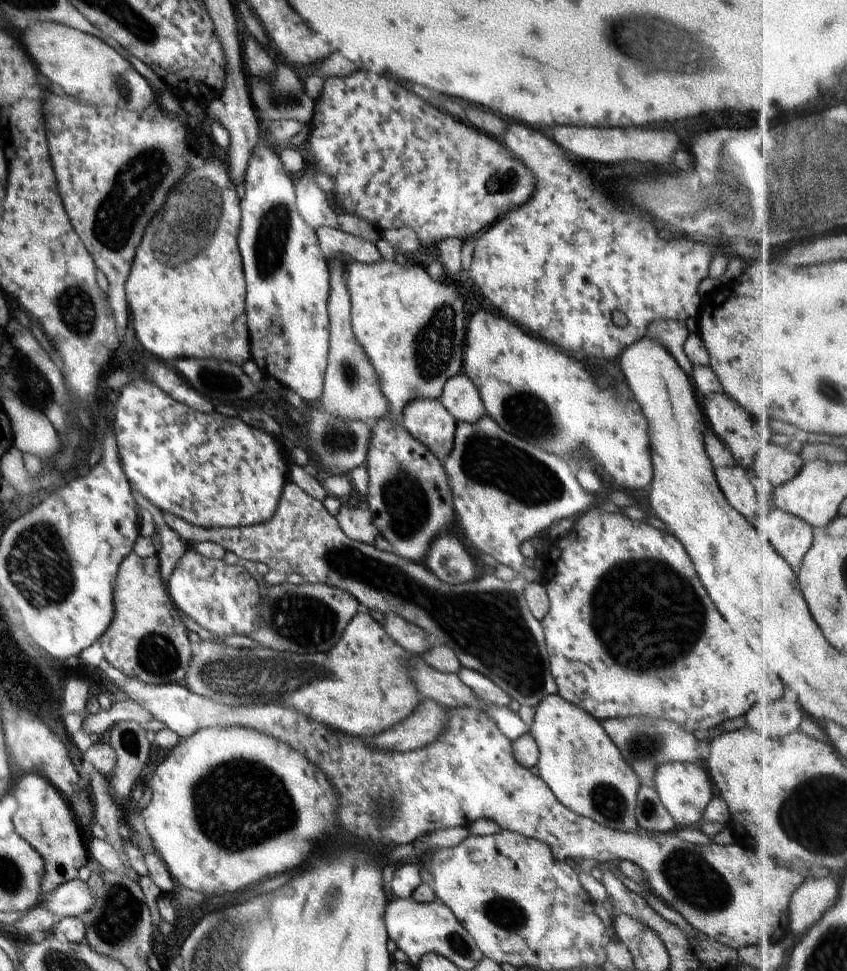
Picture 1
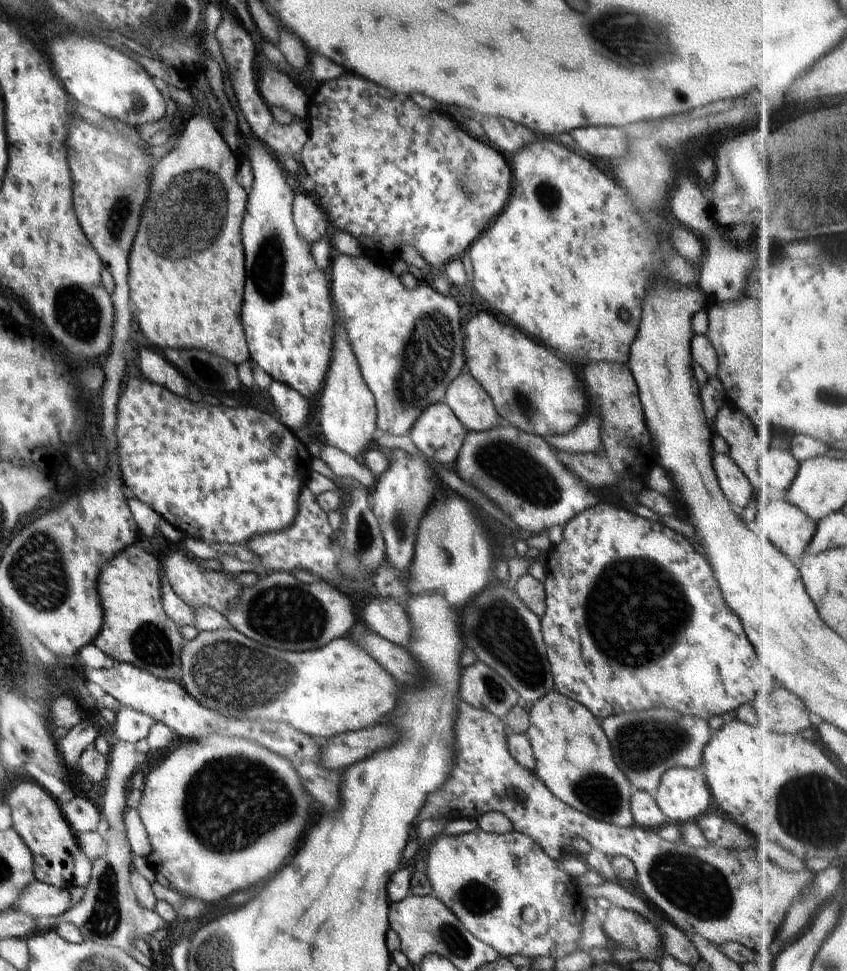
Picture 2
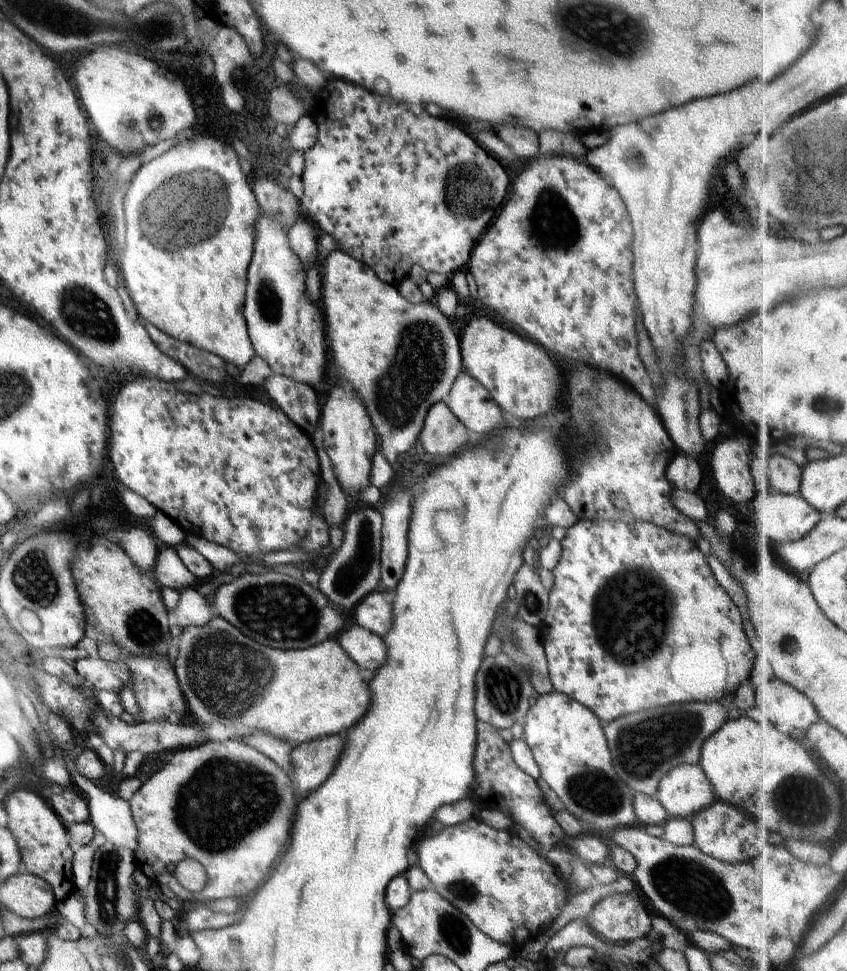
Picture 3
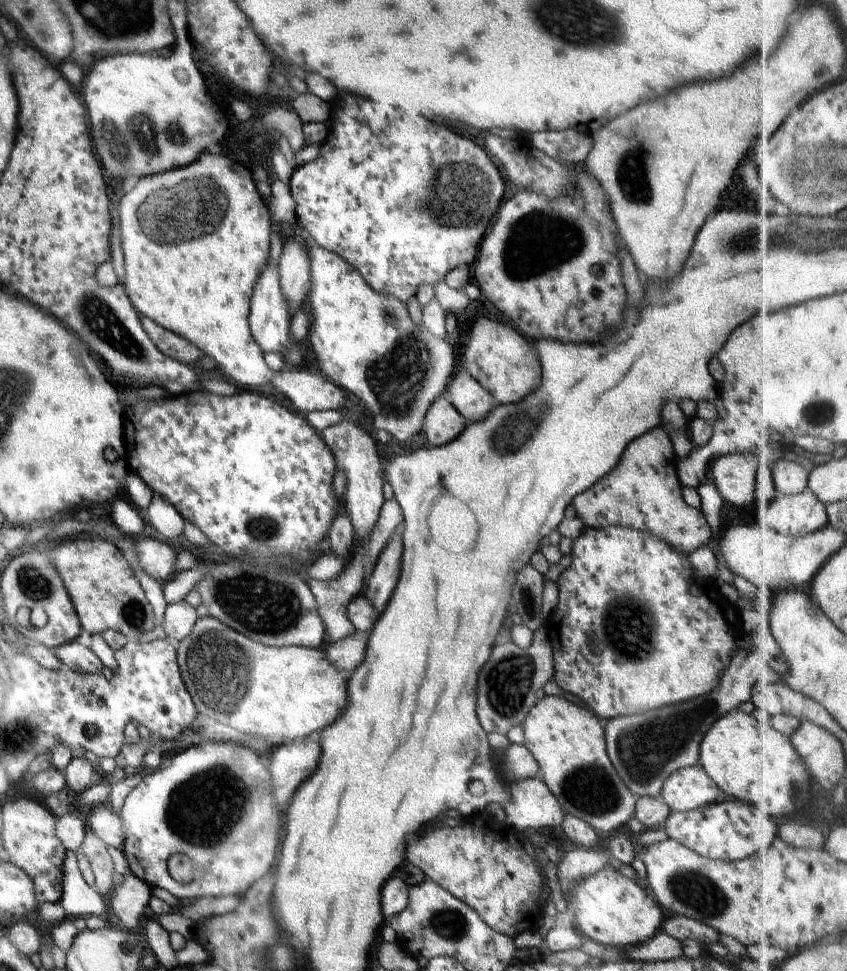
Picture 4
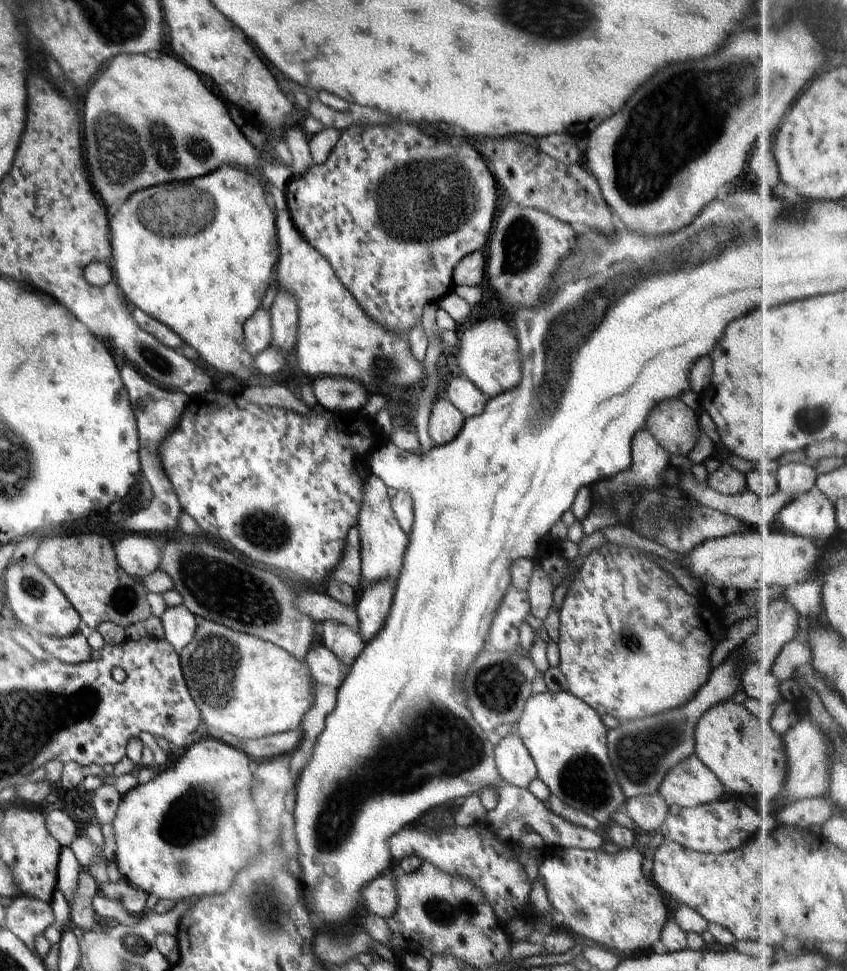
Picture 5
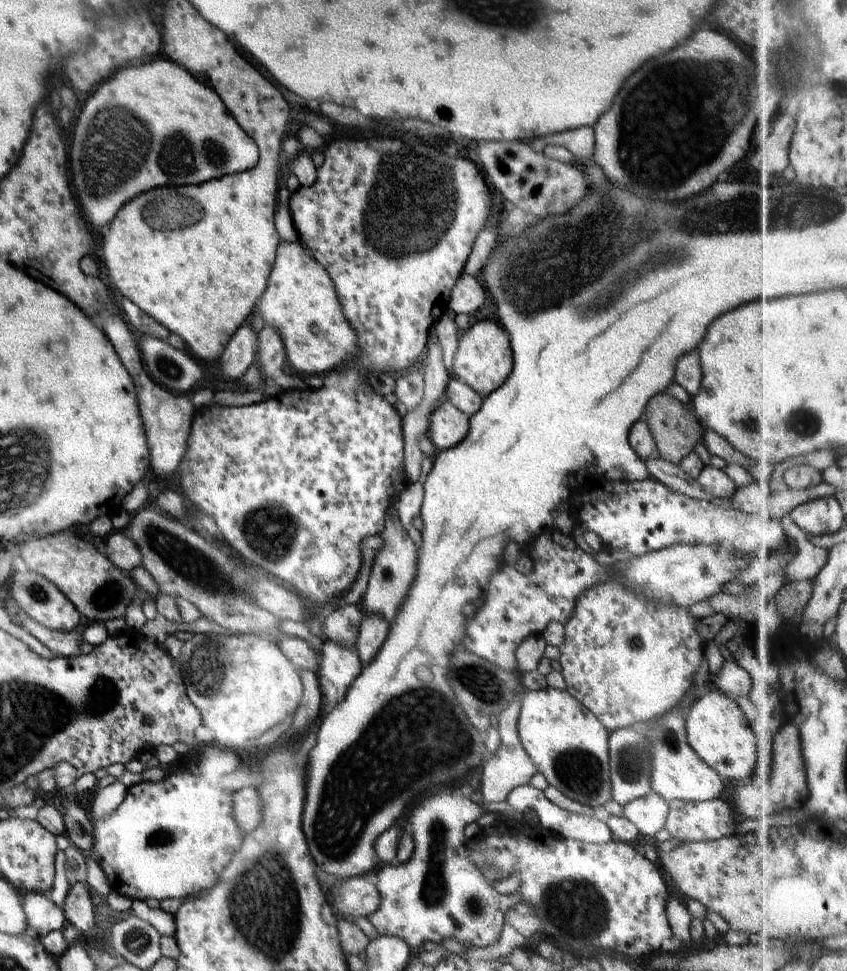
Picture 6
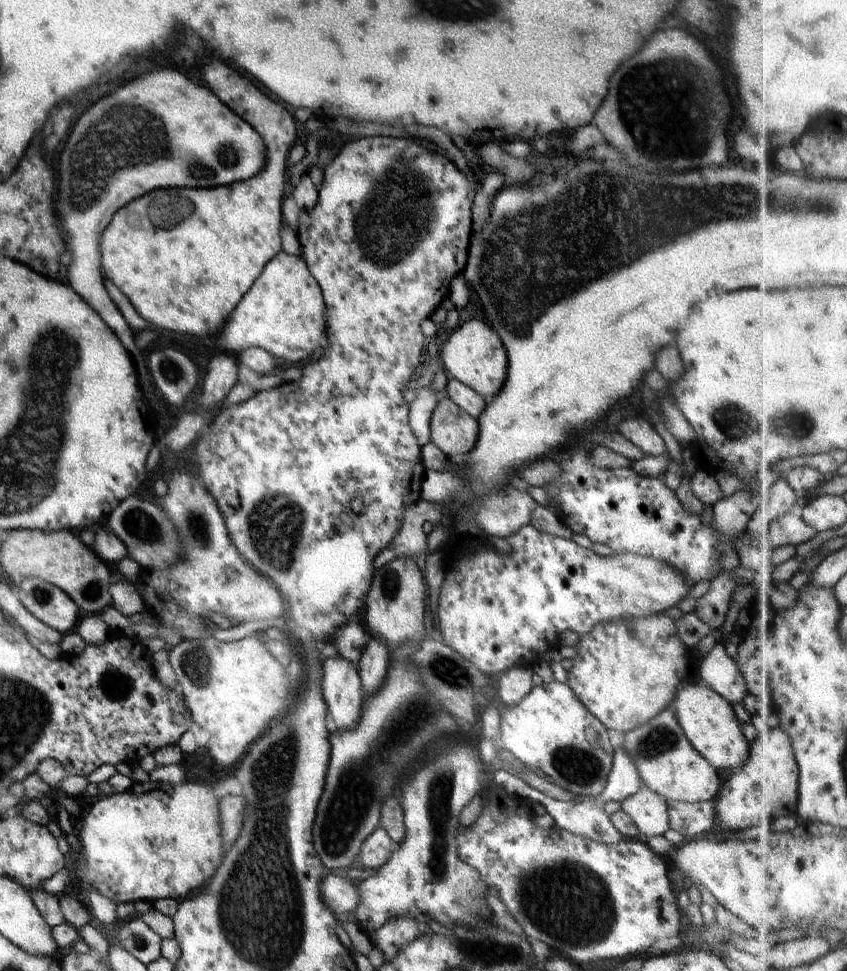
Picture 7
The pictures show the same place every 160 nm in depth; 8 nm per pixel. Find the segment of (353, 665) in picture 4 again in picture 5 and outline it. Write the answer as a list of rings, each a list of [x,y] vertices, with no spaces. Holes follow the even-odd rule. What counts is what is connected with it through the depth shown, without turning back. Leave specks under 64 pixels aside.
[[[326,646],[311,648],[305,656],[317,684],[330,685],[338,688],[349,668]]]

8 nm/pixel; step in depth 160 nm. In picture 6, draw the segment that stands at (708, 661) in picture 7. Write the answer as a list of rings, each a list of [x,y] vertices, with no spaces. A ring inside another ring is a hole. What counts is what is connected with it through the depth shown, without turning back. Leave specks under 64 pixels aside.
[[[730,657],[722,665],[722,670],[712,677],[712,687],[718,688],[734,700],[745,703],[746,697],[753,689],[752,677],[734,659]]]

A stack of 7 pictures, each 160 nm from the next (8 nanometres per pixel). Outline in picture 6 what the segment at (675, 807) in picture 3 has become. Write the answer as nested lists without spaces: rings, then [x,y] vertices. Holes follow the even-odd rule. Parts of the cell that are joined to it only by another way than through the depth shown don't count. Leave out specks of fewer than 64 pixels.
[[[703,656],[702,664],[700,664],[696,671],[695,682],[686,693],[682,702],[676,708],[664,714],[658,724],[655,724],[648,732],[644,732],[651,742],[650,759],[652,759],[653,766],[651,788],[656,791],[658,796],[661,796],[668,802],[671,800],[700,802],[726,796],[722,792],[724,790],[722,788],[724,779],[692,750],[692,747],[688,744],[685,729],[685,711],[696,700],[695,695],[700,692],[699,690],[708,676],[708,660]]]

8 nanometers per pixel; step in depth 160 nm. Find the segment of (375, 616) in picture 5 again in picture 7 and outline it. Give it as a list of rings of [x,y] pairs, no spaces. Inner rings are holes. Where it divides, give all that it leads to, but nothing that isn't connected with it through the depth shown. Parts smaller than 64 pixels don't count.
[[[374,636],[364,645],[357,660],[357,671],[361,678],[364,696],[377,693],[383,686],[390,658],[390,648]]]

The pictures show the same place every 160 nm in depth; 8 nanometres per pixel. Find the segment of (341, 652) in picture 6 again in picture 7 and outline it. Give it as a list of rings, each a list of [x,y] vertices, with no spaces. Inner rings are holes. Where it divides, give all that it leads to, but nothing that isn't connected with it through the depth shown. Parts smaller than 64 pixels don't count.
[[[342,655],[322,662],[321,691],[337,730],[352,730],[361,713],[363,686],[357,666]]]

